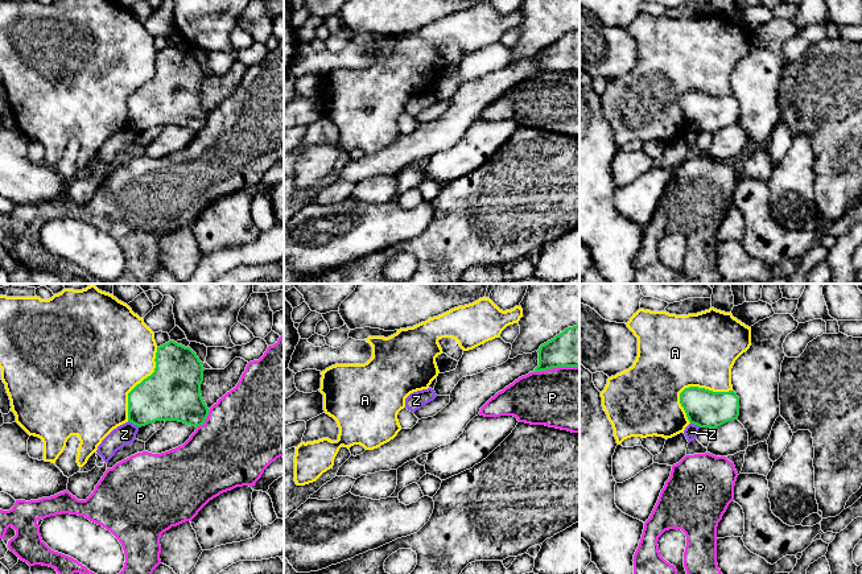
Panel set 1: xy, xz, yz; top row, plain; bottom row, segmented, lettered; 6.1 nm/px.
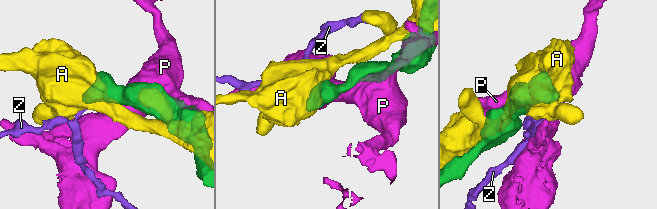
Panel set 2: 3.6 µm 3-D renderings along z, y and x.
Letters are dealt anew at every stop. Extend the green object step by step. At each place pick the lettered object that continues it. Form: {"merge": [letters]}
{"merge": []}

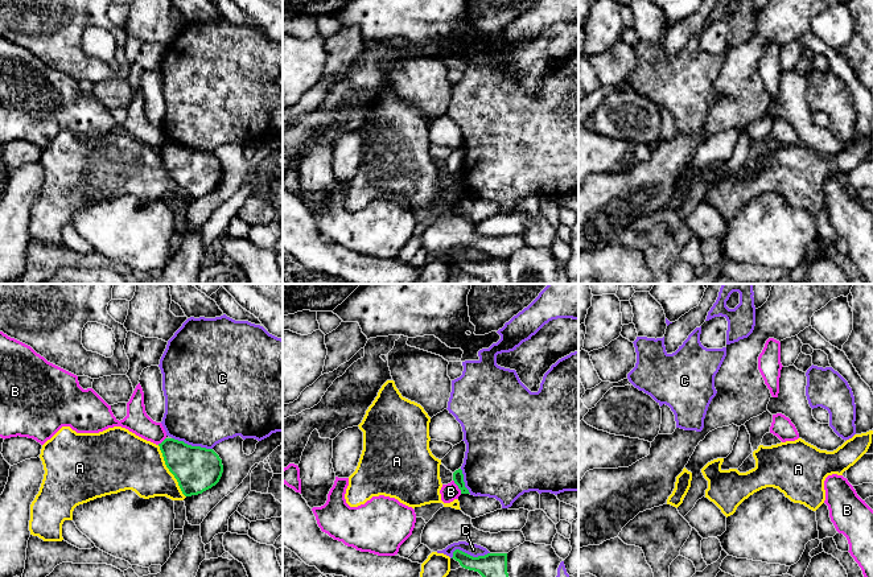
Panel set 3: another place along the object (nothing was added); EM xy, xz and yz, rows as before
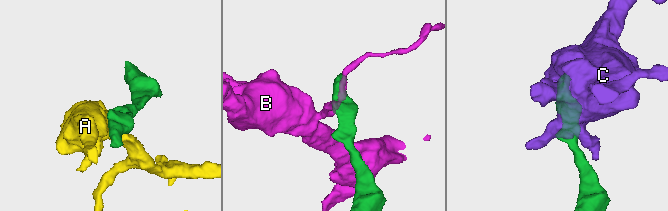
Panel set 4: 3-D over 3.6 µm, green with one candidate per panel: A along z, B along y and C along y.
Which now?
{"merge": []}

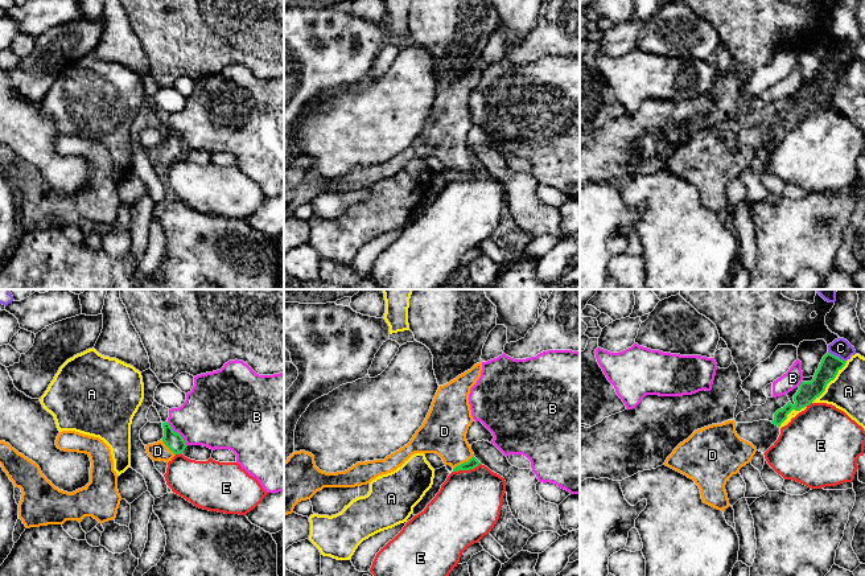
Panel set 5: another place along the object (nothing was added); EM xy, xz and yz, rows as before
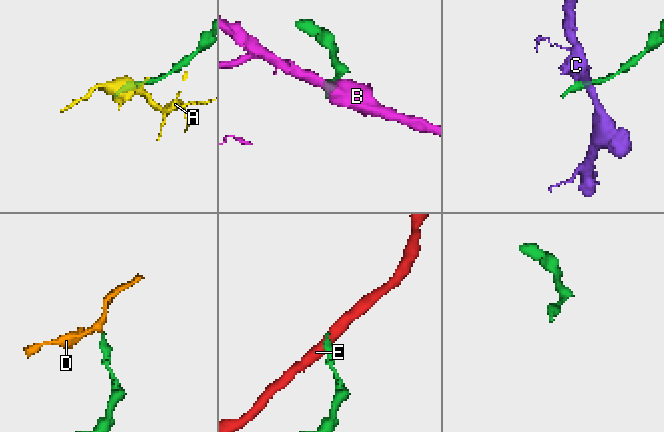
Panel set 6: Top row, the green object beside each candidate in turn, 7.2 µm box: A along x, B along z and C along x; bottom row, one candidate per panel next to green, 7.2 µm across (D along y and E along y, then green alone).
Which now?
{"merge": ["D"]}

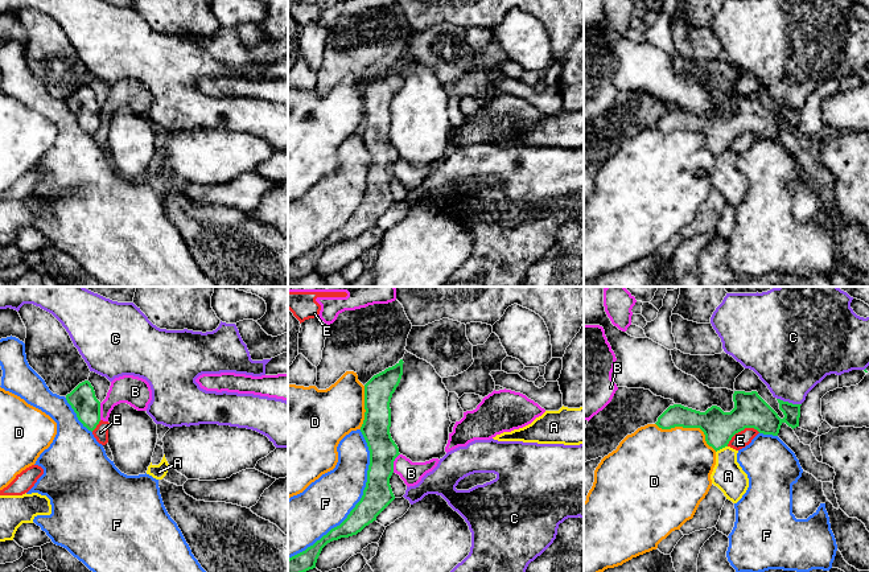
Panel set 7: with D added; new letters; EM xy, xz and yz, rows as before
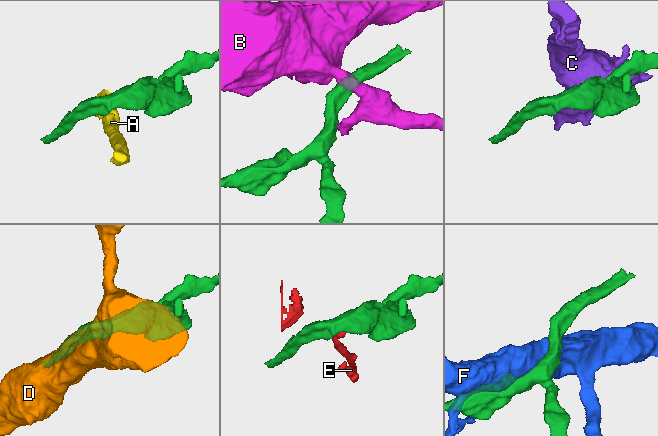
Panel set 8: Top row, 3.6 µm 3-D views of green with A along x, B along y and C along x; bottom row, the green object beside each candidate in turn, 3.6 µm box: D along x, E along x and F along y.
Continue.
{"merge": []}

